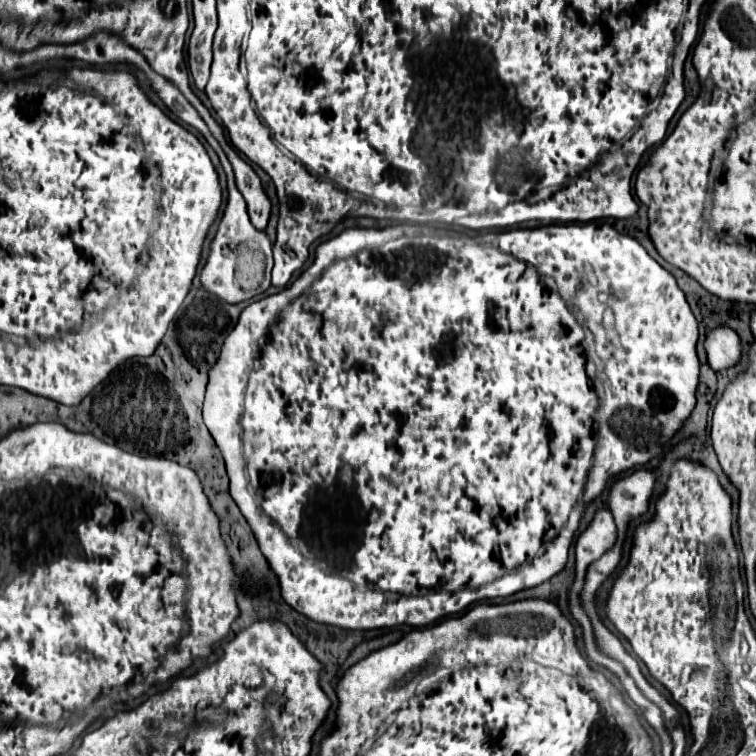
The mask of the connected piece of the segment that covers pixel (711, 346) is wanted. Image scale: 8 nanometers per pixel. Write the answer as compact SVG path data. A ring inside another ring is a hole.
M714 327L704 341L708 365L718 371L732 367L740 359L740 337L730 327Z

